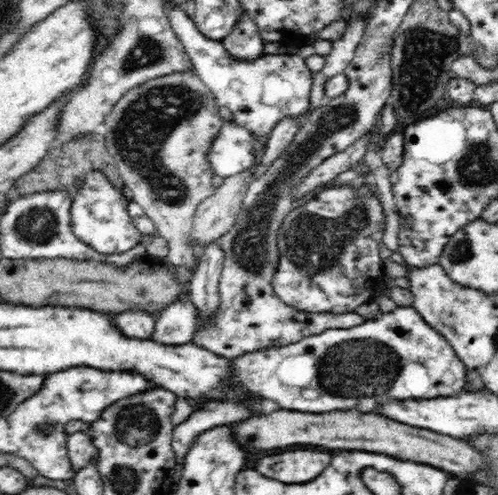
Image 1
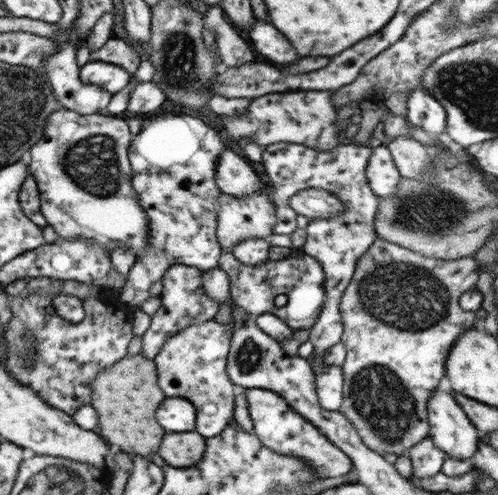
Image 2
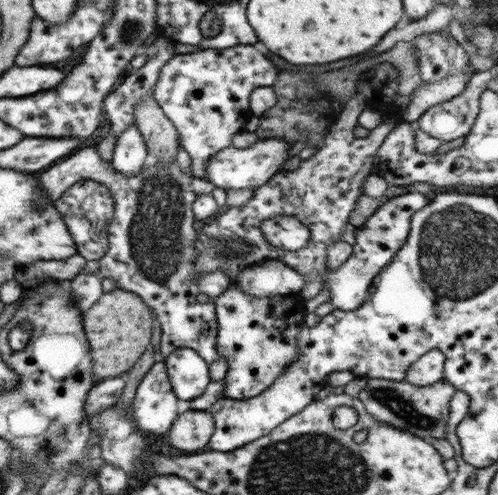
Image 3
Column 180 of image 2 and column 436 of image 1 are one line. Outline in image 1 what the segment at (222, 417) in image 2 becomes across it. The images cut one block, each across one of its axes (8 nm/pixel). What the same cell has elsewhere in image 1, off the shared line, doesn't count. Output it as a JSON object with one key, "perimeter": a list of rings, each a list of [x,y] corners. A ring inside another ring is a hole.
{"perimeter":[[[406,306],[406,308],[396,308],[394,312],[390,314],[382,314],[378,320],[366,320],[364,324],[360,326],[354,326],[350,330],[326,330],[322,334],[314,334],[310,338],[304,338],[296,344],[290,344],[290,346],[278,346],[278,348],[270,348],[270,350],[258,350],[254,354],[242,354],[234,360],[230,360],[230,366],[232,366],[232,380],[230,384],[234,384],[236,388],[240,388],[242,392],[248,392],[250,396],[254,398],[264,398],[264,400],[272,400],[282,408],[286,410],[298,410],[298,412],[314,412],[314,414],[322,414],[322,412],[334,412],[334,410],[358,410],[358,412],[378,412],[380,406],[384,406],[384,402],[388,402],[390,398],[396,398],[396,400],[430,400],[430,398],[450,398],[450,396],[456,396],[462,392],[464,384],[466,384],[466,364],[456,356],[454,348],[448,344],[448,340],[438,334],[432,326],[426,324],[426,320],[416,312],[414,306]]]}

